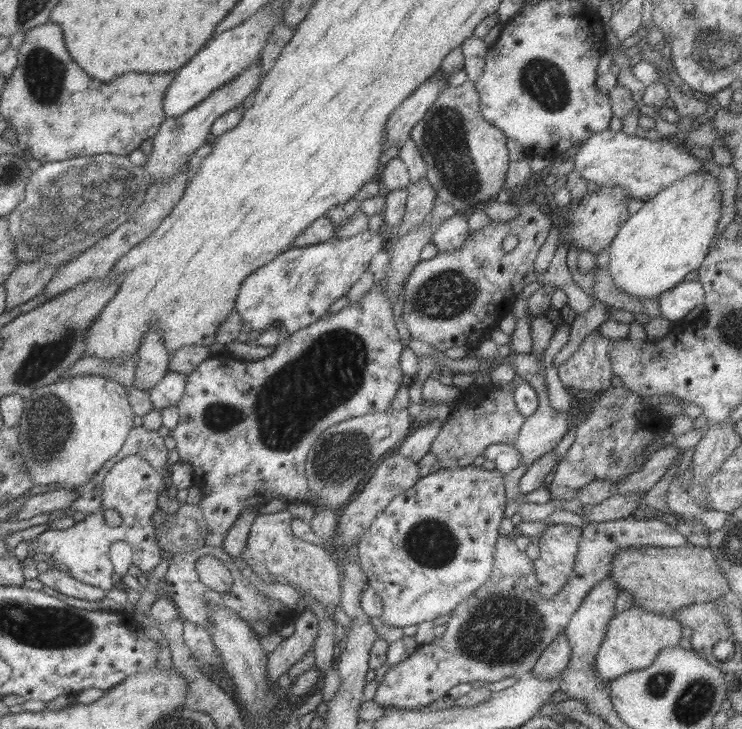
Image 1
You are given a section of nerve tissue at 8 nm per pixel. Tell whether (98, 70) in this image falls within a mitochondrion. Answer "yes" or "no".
no

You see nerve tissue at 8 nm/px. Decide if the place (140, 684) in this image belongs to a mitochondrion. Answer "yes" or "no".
no

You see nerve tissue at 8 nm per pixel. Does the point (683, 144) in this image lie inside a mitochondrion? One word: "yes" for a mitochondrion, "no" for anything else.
no

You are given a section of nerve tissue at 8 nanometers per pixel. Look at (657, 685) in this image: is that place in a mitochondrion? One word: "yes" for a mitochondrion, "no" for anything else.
yes

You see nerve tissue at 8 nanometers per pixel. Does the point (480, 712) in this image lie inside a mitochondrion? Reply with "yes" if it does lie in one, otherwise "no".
no

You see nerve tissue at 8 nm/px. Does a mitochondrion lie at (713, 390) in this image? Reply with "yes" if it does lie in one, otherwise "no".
no

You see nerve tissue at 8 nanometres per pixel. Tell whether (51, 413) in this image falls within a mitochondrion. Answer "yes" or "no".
yes

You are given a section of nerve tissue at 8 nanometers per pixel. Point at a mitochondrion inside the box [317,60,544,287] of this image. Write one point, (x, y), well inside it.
(444, 136)

